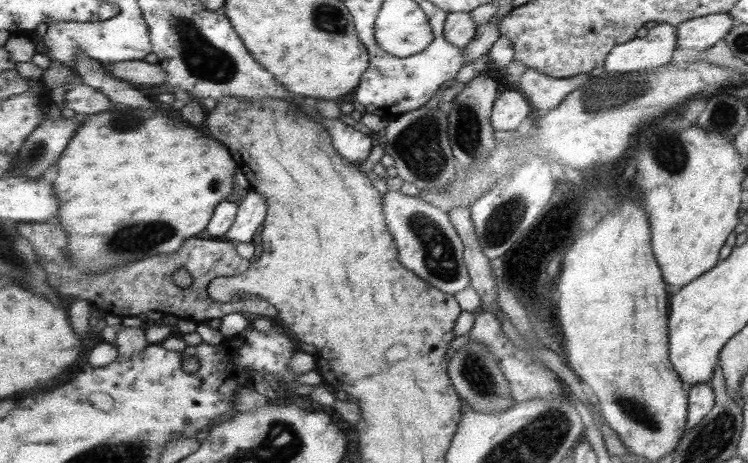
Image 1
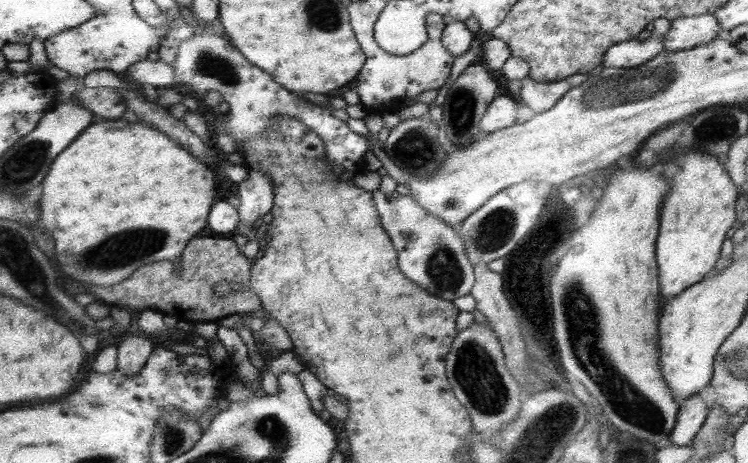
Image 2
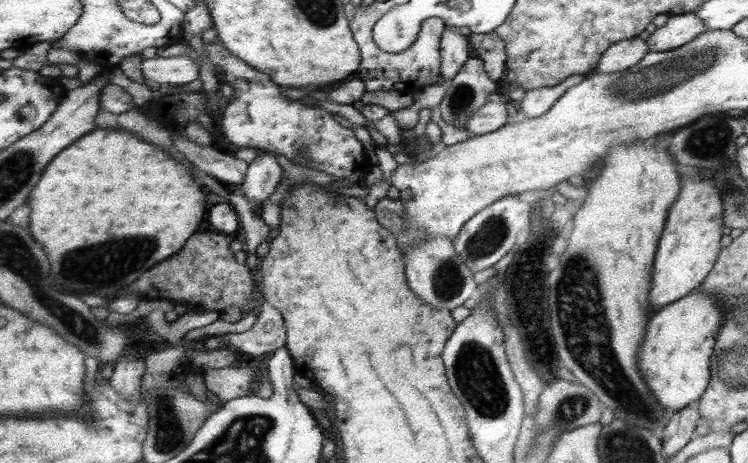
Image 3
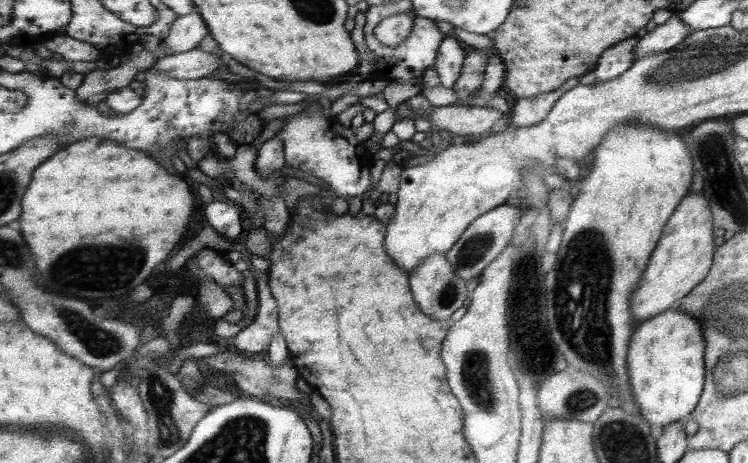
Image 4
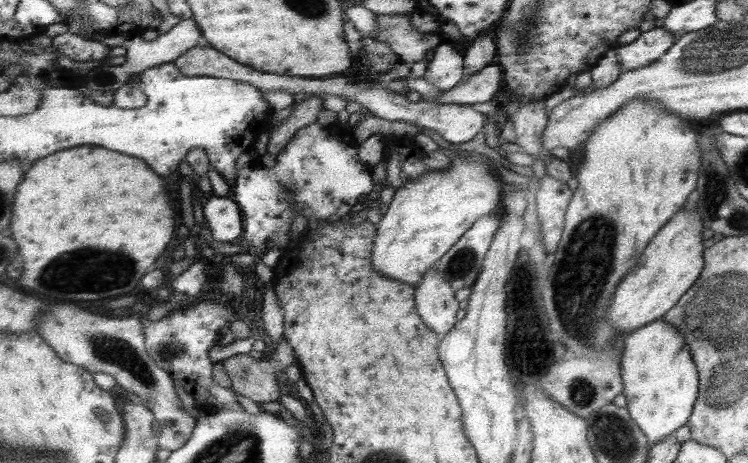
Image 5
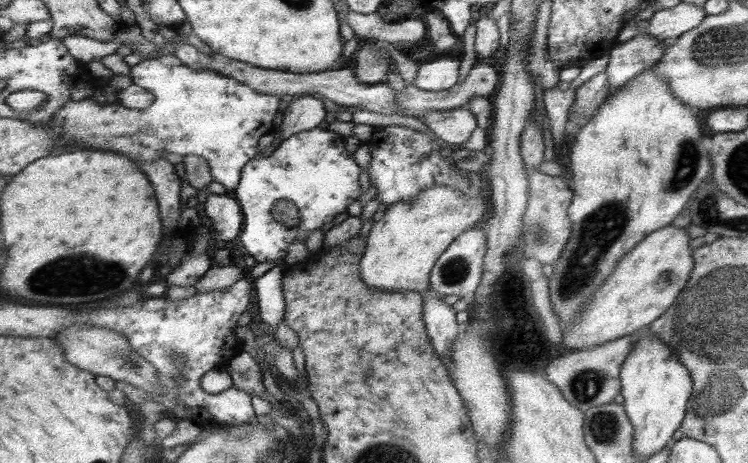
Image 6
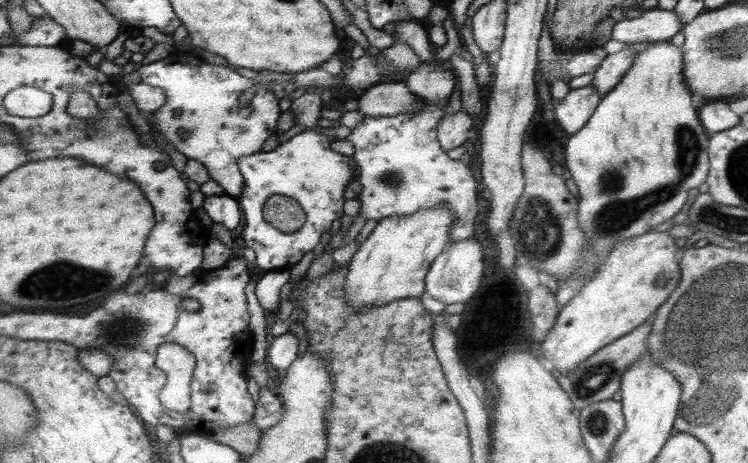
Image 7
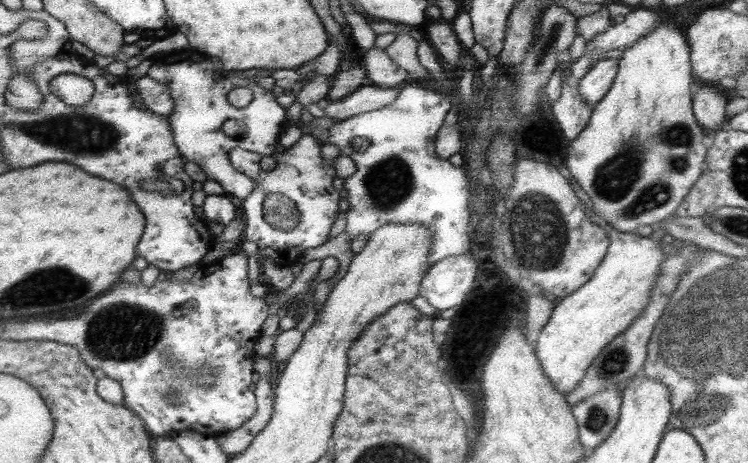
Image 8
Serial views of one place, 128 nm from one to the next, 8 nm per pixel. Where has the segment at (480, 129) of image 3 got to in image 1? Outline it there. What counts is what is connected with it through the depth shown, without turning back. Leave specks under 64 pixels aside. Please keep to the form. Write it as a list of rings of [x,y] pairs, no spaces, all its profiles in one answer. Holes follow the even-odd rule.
[[[507,89],[495,101],[492,125],[497,131],[517,131],[521,122],[534,114],[535,108],[521,91]]]

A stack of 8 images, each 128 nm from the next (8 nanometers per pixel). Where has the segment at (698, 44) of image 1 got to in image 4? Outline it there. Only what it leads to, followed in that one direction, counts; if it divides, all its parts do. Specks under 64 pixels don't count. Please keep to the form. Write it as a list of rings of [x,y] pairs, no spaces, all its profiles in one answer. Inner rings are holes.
[[[674,14],[666,23],[656,27],[637,39],[635,45],[636,60],[642,56],[658,55],[675,49],[691,34],[690,26],[677,14]]]

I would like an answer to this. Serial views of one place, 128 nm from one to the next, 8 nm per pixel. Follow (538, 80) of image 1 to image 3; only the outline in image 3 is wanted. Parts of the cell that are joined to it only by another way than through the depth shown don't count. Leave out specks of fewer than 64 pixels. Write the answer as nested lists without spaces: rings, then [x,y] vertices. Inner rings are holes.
[[[574,74],[572,77],[566,78],[557,86],[541,87],[525,92],[524,98],[517,105],[521,108],[525,118],[537,118],[547,114],[557,101],[576,84],[583,82],[587,76],[582,74]]]

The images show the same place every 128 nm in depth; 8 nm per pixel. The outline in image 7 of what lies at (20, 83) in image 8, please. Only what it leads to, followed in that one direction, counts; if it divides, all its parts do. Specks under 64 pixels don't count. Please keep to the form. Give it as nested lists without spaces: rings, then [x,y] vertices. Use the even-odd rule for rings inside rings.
[[[24,88],[10,92],[4,100],[9,114],[27,118],[37,118],[52,112],[54,96],[51,93],[35,91],[33,88]]]

